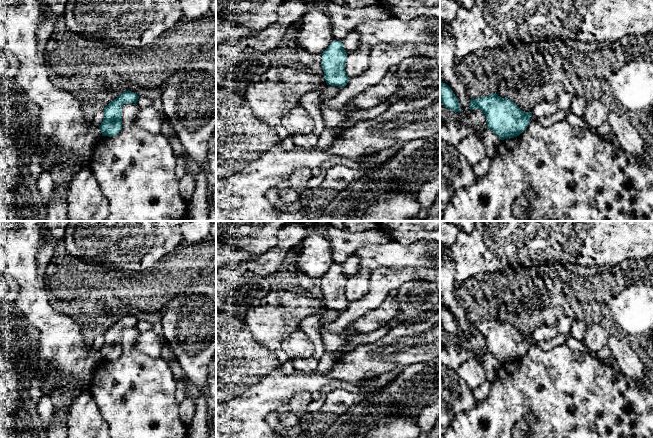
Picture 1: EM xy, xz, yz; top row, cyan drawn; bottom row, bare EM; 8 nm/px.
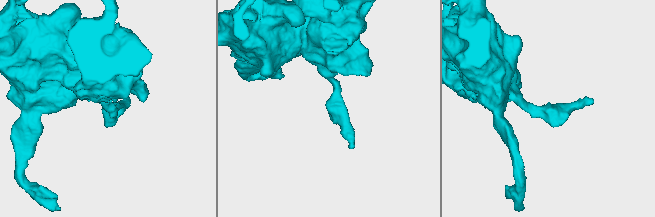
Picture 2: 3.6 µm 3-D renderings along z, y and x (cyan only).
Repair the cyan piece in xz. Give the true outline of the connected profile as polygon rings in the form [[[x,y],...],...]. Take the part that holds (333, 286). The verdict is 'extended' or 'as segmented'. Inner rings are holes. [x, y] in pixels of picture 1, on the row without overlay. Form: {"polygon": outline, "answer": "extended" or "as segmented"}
{"polygon": [[[334,264],[321,279],[321,289],[327,309],[345,311],[350,302],[345,296],[348,278],[344,274],[343,267]]], "answer": "as segmented"}

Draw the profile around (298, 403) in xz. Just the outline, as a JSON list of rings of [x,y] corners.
[[[299,392],[296,393],[289,401],[290,412],[297,415],[302,420],[302,416],[306,414],[306,407],[311,403],[311,393]]]

